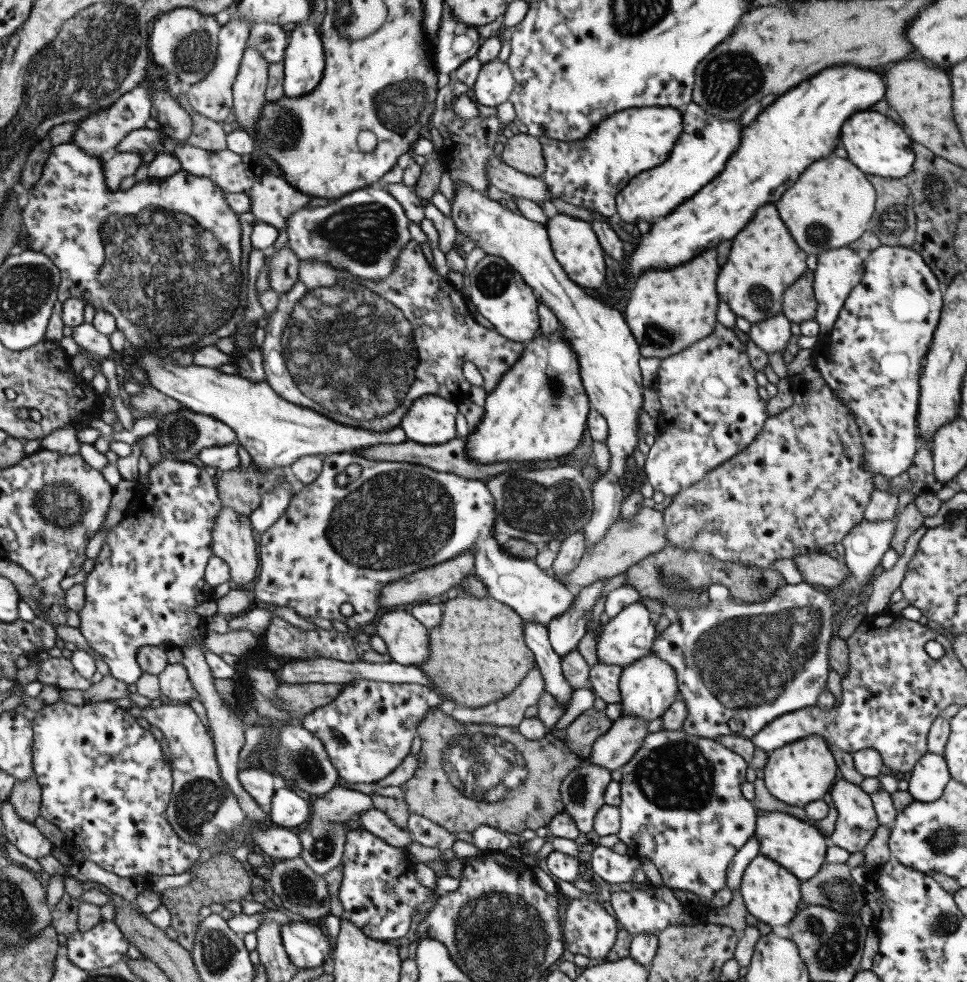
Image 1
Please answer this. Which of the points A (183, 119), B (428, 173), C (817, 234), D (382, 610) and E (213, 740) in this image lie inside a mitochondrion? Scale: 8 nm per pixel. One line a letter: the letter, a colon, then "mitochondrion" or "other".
A: other
B: other
C: mitochondrion
D: other
E: other

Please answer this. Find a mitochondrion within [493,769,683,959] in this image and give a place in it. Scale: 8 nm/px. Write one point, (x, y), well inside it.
(577, 790)

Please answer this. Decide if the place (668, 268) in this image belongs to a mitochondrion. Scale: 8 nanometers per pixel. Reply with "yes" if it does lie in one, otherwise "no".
no

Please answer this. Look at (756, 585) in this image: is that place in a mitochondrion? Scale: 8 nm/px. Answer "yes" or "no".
yes

